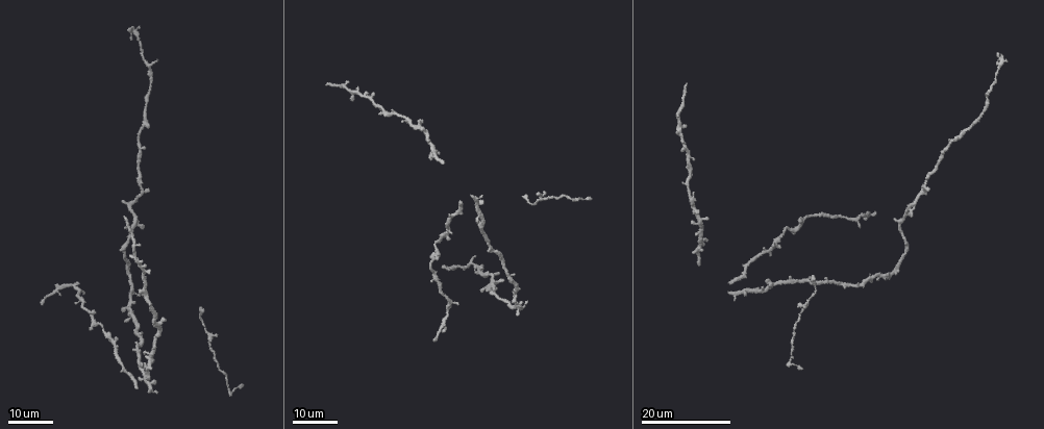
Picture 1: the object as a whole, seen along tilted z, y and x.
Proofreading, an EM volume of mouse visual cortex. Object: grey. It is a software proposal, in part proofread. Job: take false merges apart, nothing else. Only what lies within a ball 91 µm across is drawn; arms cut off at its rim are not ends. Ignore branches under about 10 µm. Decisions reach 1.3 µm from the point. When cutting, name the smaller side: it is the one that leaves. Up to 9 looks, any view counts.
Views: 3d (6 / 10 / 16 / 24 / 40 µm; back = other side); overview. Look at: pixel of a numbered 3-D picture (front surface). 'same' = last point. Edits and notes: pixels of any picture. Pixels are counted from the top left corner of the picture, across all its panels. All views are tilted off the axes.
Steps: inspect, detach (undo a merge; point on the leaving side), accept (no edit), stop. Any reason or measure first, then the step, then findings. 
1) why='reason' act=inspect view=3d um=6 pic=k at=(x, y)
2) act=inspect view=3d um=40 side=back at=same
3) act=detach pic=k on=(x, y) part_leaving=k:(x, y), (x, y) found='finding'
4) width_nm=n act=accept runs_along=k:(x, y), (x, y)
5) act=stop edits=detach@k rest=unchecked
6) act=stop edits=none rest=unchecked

why='thin neck' act=inspect view=3d um=24 pic=1 at=(70, 286)

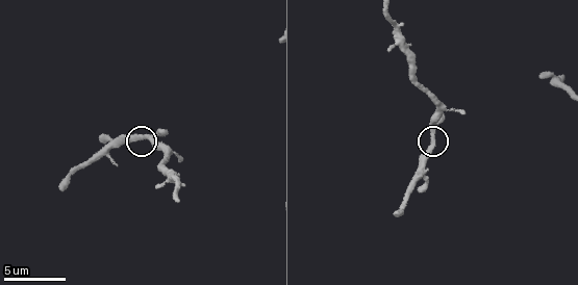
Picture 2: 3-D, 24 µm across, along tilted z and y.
act=inspect view=3d um=10 pic=2 at=(431, 137)

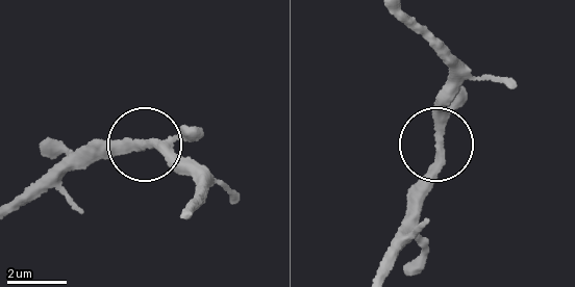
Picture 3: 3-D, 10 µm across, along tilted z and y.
arms=3 act=accept runs_along=3:(394, 16), (424, 37), (449, 75), (422, 210) found='one cell here'

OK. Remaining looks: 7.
act=inspect view=3d um=16 pic=1 at=(141, 340)

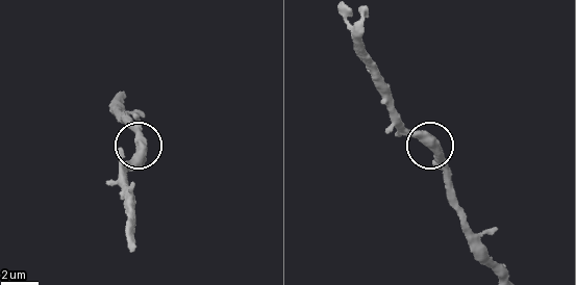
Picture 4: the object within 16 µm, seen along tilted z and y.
why='closer look' act=inspect view=3d um=6 pic=4 at=(143, 142)

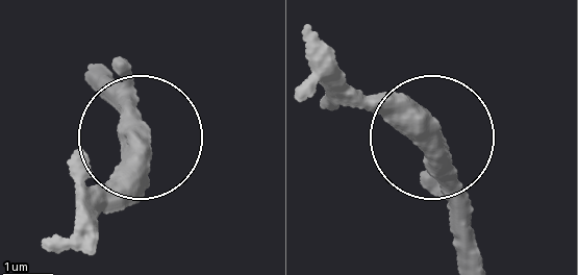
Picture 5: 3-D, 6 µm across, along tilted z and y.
side_arm_um=39 act=accept found='all the same cell'

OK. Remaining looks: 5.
why='thin neck' act=inspect view=3d um=16 pic=1 at=(200, 321)

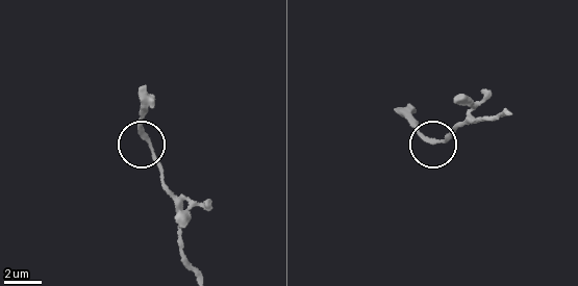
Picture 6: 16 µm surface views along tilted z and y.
act=inspect view=3d um=6 pic=6 at=(434, 143)

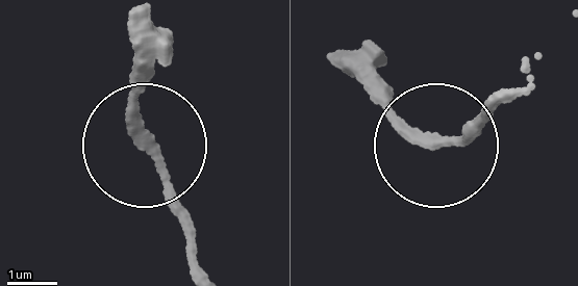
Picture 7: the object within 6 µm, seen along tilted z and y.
act=accept found='continuous, no second cell'

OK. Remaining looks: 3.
why='calibre changes' act=inspect view=3d um=24 pic=1 at=(492, 276)

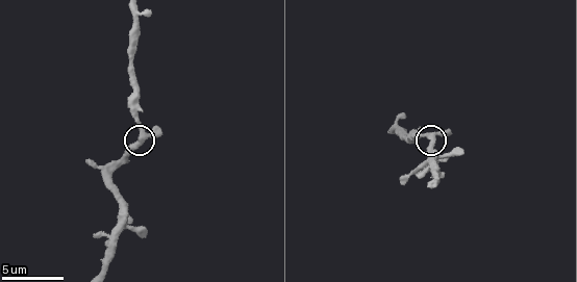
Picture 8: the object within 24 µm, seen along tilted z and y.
act=inspect view=3d um=6 pic=8 at=(141, 137)

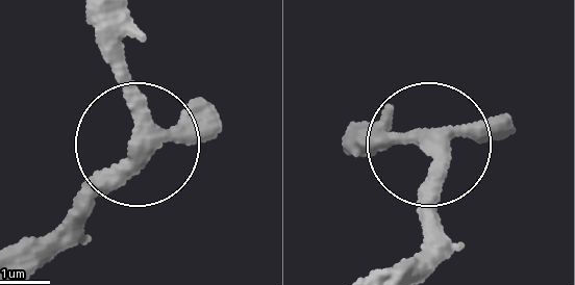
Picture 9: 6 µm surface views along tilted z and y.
width_nm=290 act=accept runs_along=9:(410, 261), (430, 153), (420, 134), (380, 127) found='all the same cell'

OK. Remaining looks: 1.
act=stop edits=none rest=unchecked

